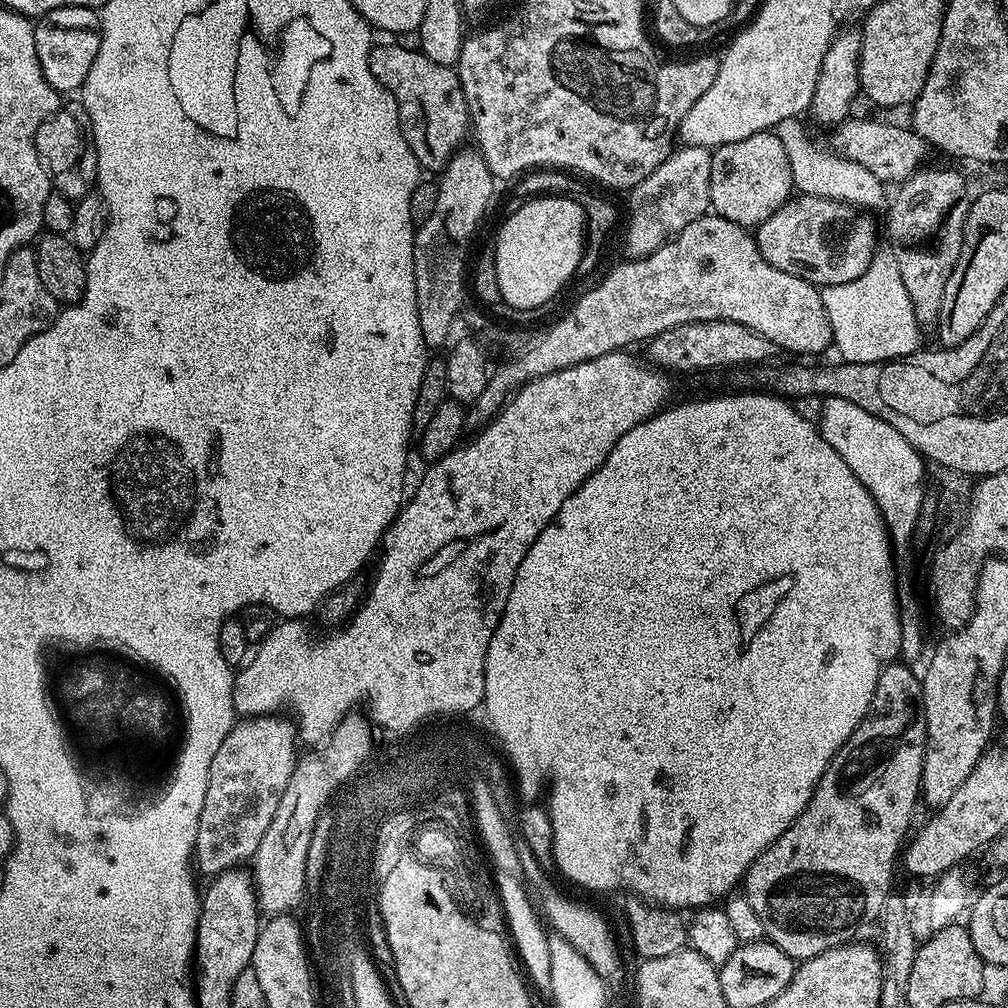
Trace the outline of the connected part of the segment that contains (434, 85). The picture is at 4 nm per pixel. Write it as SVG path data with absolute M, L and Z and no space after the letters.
M387 42L387 44L377 43L372 49L370 58L370 74L378 78L378 82L398 102L398 122L402 126L402 138L406 138L406 146L414 154L414 158L420 164L421 169L428 168L433 174L439 173L452 161L453 156L461 149L464 139L470 136L470 121L468 118L468 107L466 98L462 94L460 85L460 75L456 73L455 67L447 68L438 62L430 62L424 52L414 50L402 50L402 47Z

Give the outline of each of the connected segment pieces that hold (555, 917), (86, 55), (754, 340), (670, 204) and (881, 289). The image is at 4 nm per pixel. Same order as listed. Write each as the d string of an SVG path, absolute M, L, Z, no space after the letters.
M519 831L512 832L512 845L514 846L517 867L523 881L534 886L537 894L542 897L542 906L553 931L566 938L568 942L594 968L595 972L604 979L604 985L607 989L615 989L624 978L624 964L621 958L621 949L613 932L609 928L603 916L594 909L588 908L566 896L559 890L557 884L550 878L549 871L540 868L540 863L532 853L527 841Z
M62 6L58 10L50 10L35 21L34 50L38 54L42 74L55 92L75 93L84 87L86 74L90 74L94 58L98 58L99 35L100 17L95 8Z
M729 320L679 324L647 341L647 348L647 359L653 365L664 370L673 368L676 372L696 372L699 368L735 370L745 366L760 366L775 361L772 359L782 352L777 344L770 342L770 338L762 338L762 334Z
M680 146L669 154L658 170L631 189L628 196L628 229L624 232L624 248L632 258L654 254L690 222L705 215L710 208L710 162L712 152L702 146Z
M877 251L877 259L886 260L884 272L872 265L853 282L825 285L820 291L822 304L830 322L833 347L845 363L861 364L896 360L919 349L921 325L915 317L910 297L904 287L900 270L895 261L890 261L891 251Z

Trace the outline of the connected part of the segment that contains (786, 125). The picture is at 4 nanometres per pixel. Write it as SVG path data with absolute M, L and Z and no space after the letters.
M791 116L778 122L774 129L776 136L786 149L795 191L805 196L846 201L868 212L886 214L896 199L899 185L878 178L866 166L861 166L845 156L839 156L831 149L826 148L824 151L810 148L810 138L805 128L799 124L800 122L797 117Z

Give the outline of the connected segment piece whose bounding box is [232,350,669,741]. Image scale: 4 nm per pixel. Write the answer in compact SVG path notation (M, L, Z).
M617 350L581 364L571 364L568 368L558 370L549 376L529 380L515 393L516 400L515 396L509 399L504 407L481 427L484 429L469 444L461 443L453 452L448 452L442 460L431 461L427 465L428 473L421 478L416 493L413 496L411 493L407 497L406 503L382 537L380 565L377 566L376 577L368 588L368 597L365 600L363 597L359 601L356 611L352 613L347 623L333 627L336 629L326 633L325 636L316 637L300 618L284 618L273 623L272 629L255 645L247 663L235 673L232 682L233 709L244 718L285 712L294 721L299 738L308 736L309 741L316 741L316 736L324 736L324 732L328 732L332 724L349 715L355 709L352 707L362 703L363 700L366 702L367 712L376 712L376 720L384 720L381 729L393 734L408 734L419 720L424 720L427 716L440 716L443 712L472 712L475 708L479 709L484 702L486 650L506 610L514 574L518 574L518 566L522 566L522 558L526 558L534 538L538 538L538 534L546 530L546 526L558 514L562 502L573 496L582 486L582 482L588 480L589 474L602 466L602 462L608 457L618 438L622 438L626 430L638 426L643 420L649 420L669 403L668 380L664 377L667 375L647 359L639 360L638 357L631 356L632 354L628 350Z

